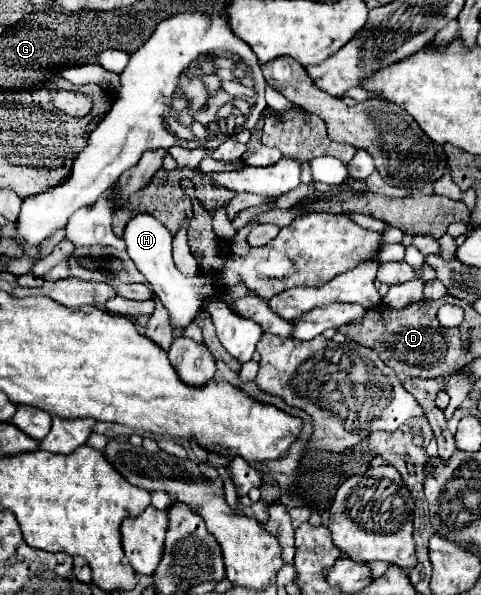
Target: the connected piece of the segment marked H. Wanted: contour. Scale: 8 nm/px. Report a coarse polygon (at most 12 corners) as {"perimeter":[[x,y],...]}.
{"perimeter":[[140,212],[122,240],[136,268],[168,308],[188,326],[212,280],[190,280],[172,262],[172,234]]}

